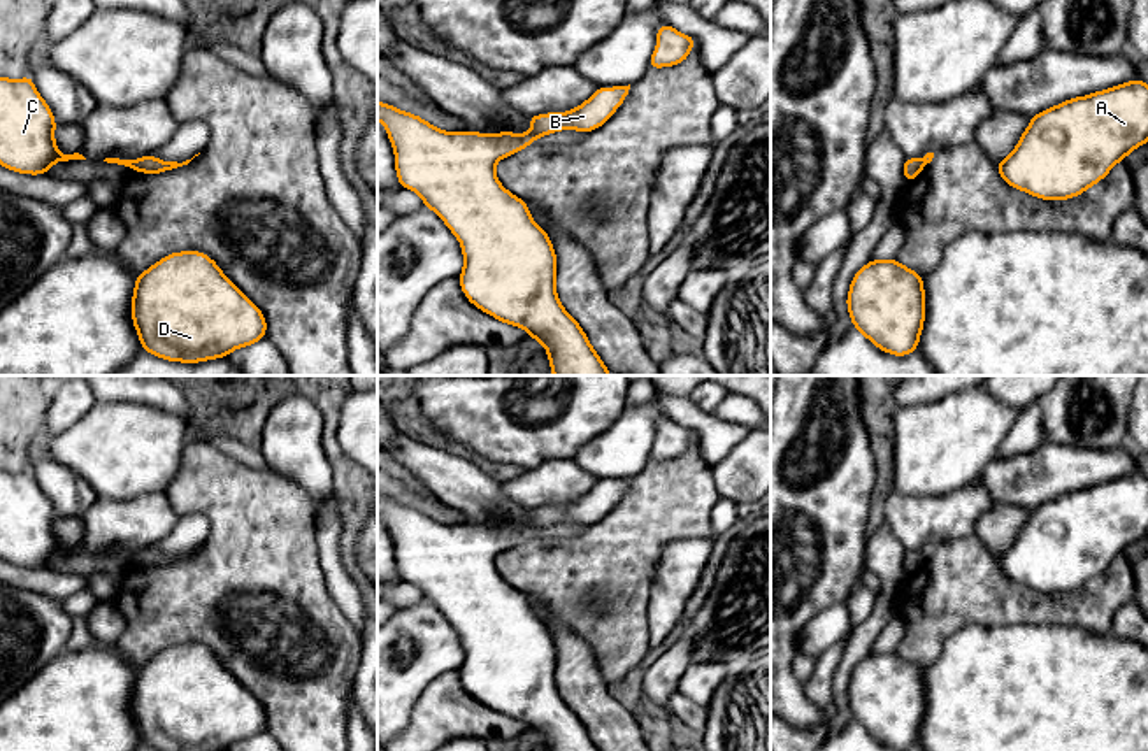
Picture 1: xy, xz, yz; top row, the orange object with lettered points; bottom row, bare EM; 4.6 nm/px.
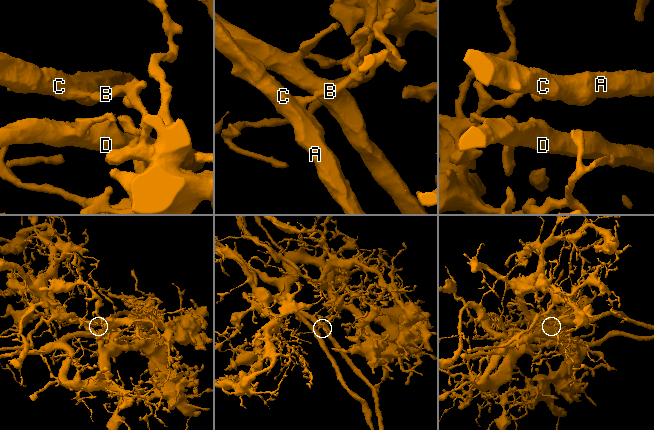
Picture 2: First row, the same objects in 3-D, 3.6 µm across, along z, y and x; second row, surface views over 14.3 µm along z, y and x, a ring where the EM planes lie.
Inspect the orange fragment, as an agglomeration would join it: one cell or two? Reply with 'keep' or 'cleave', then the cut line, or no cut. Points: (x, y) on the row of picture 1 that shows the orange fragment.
cleave | xz (530, 132), (536, 137)

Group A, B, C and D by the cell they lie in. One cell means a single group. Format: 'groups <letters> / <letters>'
groups A C / B D

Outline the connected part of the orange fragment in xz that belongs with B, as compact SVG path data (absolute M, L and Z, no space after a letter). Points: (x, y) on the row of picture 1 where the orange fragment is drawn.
M628 86L597 88L595 93L567 112L548 112L530 116L530 133L542 139L548 133L562 130L593 132L613 118L623 104Z

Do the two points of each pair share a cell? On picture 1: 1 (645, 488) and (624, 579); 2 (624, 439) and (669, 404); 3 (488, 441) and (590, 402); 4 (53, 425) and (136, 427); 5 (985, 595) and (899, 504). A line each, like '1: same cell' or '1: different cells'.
1: same cell
2: different cells
3: same cell
4: different cells
5: different cells

